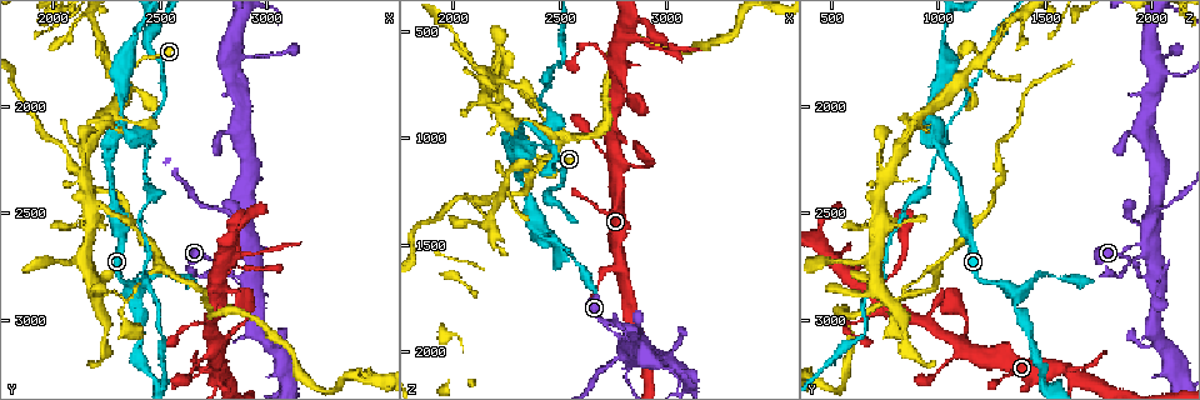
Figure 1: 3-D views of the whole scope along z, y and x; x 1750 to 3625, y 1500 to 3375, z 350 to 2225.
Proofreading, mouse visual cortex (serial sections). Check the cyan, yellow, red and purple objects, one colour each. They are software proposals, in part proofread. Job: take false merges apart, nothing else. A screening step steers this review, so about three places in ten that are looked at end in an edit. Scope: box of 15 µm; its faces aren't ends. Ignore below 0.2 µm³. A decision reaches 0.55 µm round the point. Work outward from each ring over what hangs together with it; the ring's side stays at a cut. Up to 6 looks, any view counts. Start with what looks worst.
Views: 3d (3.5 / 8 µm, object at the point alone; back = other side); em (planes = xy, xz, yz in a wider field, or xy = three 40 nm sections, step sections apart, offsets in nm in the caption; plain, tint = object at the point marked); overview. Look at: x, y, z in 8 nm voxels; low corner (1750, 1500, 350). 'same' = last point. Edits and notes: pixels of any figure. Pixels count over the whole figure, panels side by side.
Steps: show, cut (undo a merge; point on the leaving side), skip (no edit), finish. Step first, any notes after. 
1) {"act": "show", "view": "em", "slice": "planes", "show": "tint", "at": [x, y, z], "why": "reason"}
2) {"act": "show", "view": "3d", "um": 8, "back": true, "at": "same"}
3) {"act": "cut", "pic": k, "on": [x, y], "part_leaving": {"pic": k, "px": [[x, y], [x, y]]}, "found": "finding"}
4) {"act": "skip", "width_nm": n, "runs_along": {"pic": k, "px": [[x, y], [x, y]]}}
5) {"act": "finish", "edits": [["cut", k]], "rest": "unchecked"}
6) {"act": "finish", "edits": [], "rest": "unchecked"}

{"act": "show", "view": "3d", "um": 8, "at": [2360, 2910, 830], "why": "abrupt turn"}

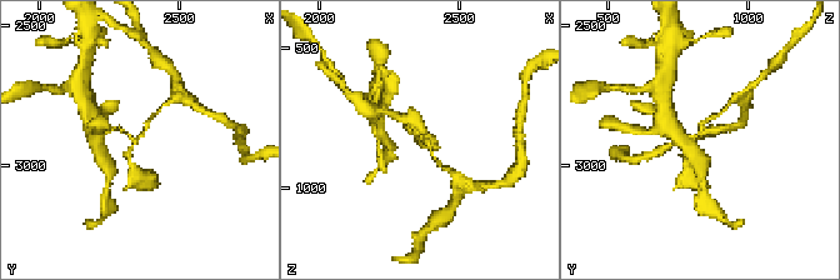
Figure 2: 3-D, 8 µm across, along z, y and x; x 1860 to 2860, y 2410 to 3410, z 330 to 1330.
{"act": "show", "view": "em", "slice": "planes", "show": "tint", "at": [2360, 2910, 810]}

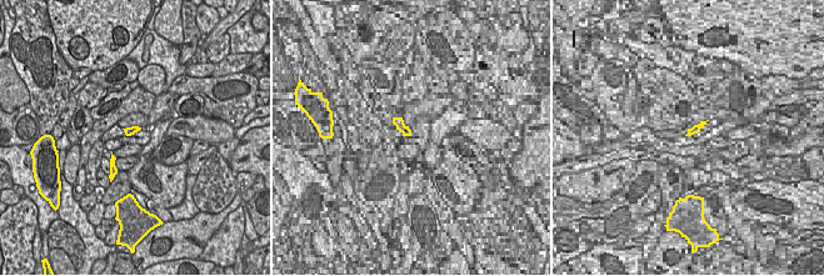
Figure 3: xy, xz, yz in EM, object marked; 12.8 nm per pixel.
{"act": "cut", "pic": 2, "on": [703, 130], "part_leaving": {"pic": 2, "px": [[129, 135], [141, 136], [154, 115]]}, "found": "a second cell is stuck on"}

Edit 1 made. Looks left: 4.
{"act": "show", "view": "3d", "um": 3.5, "at": [2420, 2130, 990], "why": "sharp bend"}

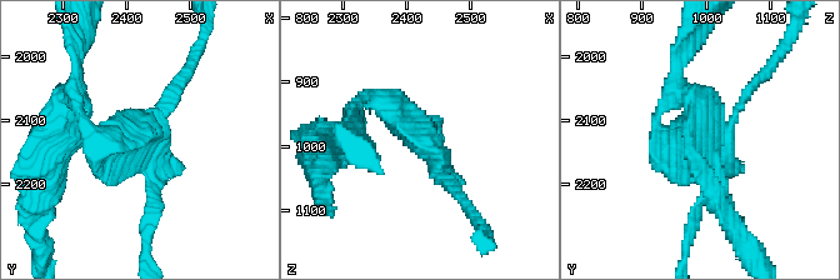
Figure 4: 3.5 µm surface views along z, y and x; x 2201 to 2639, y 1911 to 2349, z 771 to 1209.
{"act": "show", "view": "em", "slice": "xy", "step": 1, "show": "tint", "at": [2415, 2125, 995]}

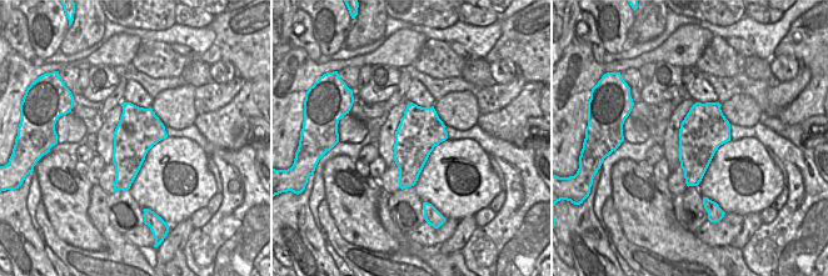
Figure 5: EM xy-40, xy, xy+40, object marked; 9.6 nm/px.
{"act": "cut", "pic": 4, "on": [148, 210], "part_leaving": {"pic": 4, "px": [[150, 164], [158, 210], [146, 260]]}, "found": "a second cell is stuck on"}

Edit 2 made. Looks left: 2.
{"act": "finish", "edits": [["cut", 2], ["cut", 4]], "rest": "unchecked"}

